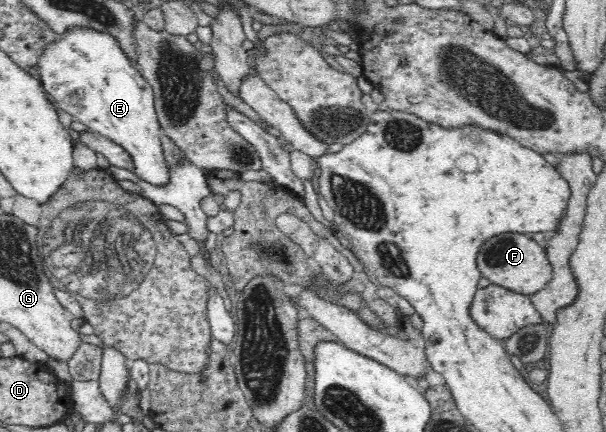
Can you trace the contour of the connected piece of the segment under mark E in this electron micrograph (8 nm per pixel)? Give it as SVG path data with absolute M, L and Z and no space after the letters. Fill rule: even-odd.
M73 29L70 33L60 36L58 42L49 44L39 61L38 72L44 90L54 98L58 108L72 114L73 121L86 125L126 149L131 158L133 173L142 182L160 188L170 184L170 167L162 148L162 133L157 120L153 89L140 70L120 51L114 38L88 29Z

